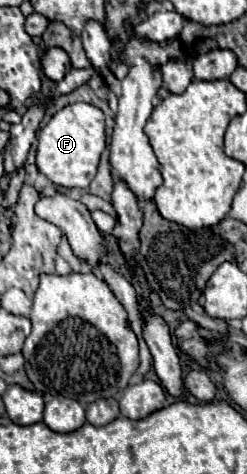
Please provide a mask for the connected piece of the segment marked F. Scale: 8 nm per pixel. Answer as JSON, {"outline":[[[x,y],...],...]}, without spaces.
{"outline":[[[86,102],[68,104],[58,110],[40,130],[36,150],[38,170],[46,174],[46,178],[56,186],[88,188],[88,184],[96,176],[100,154],[106,148],[104,138],[104,114],[100,108]]]}

